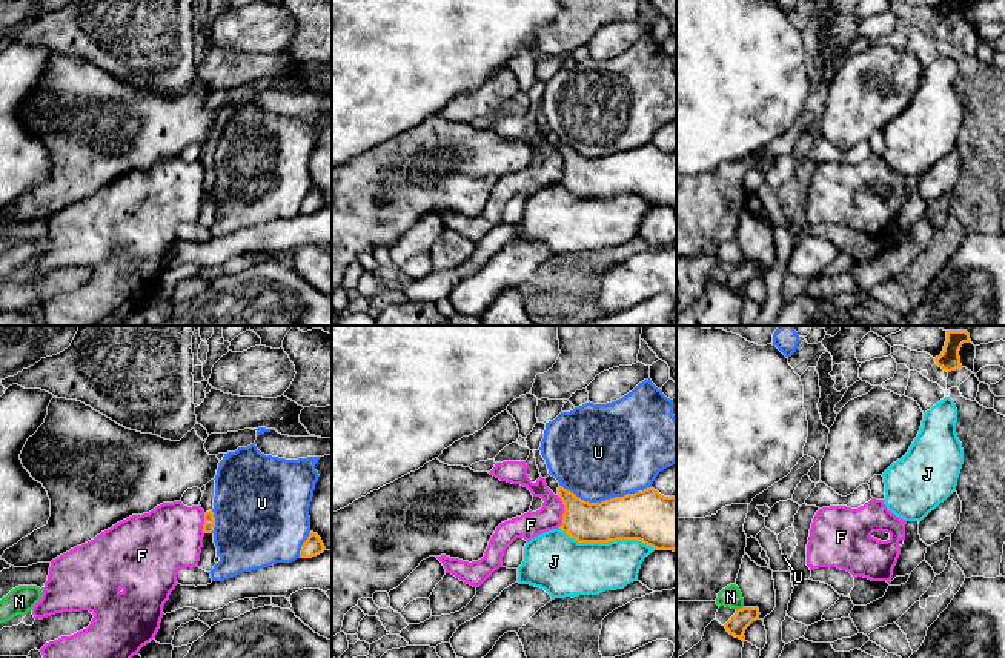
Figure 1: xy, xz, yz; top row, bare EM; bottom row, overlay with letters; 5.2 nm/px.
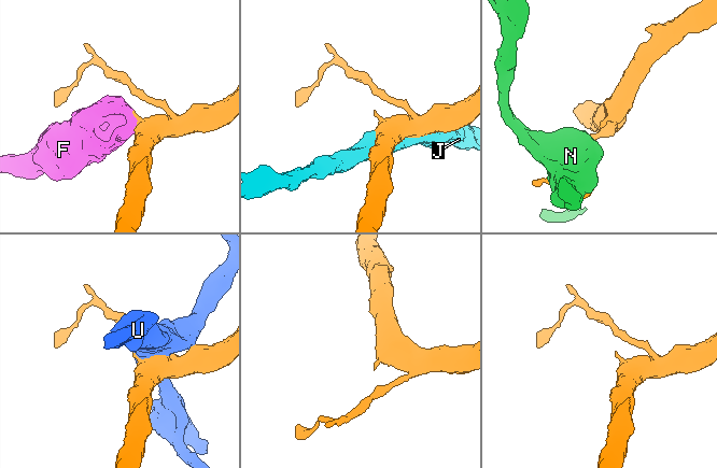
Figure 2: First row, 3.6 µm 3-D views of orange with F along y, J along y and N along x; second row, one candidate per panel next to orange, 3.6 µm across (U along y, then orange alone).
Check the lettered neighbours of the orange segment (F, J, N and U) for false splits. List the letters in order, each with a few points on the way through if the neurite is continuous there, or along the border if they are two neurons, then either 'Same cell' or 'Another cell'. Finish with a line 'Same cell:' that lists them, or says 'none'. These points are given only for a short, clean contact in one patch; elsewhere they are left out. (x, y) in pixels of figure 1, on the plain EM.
F: Boundary: xz (557, 151), (563, 160), (560, 183). Another cell
J: Another cell
N: Another cell
U: Another cell
Same cell: none

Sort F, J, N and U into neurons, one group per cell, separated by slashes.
F / J / N / U

